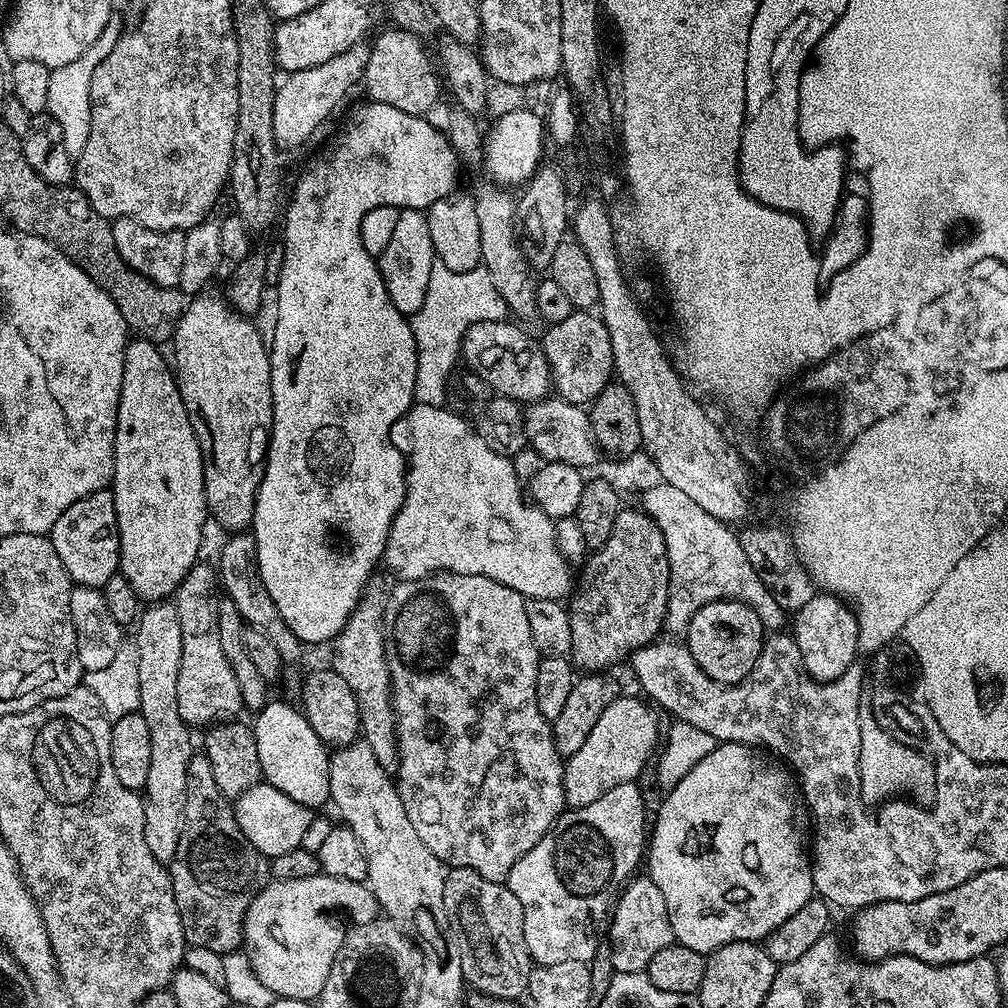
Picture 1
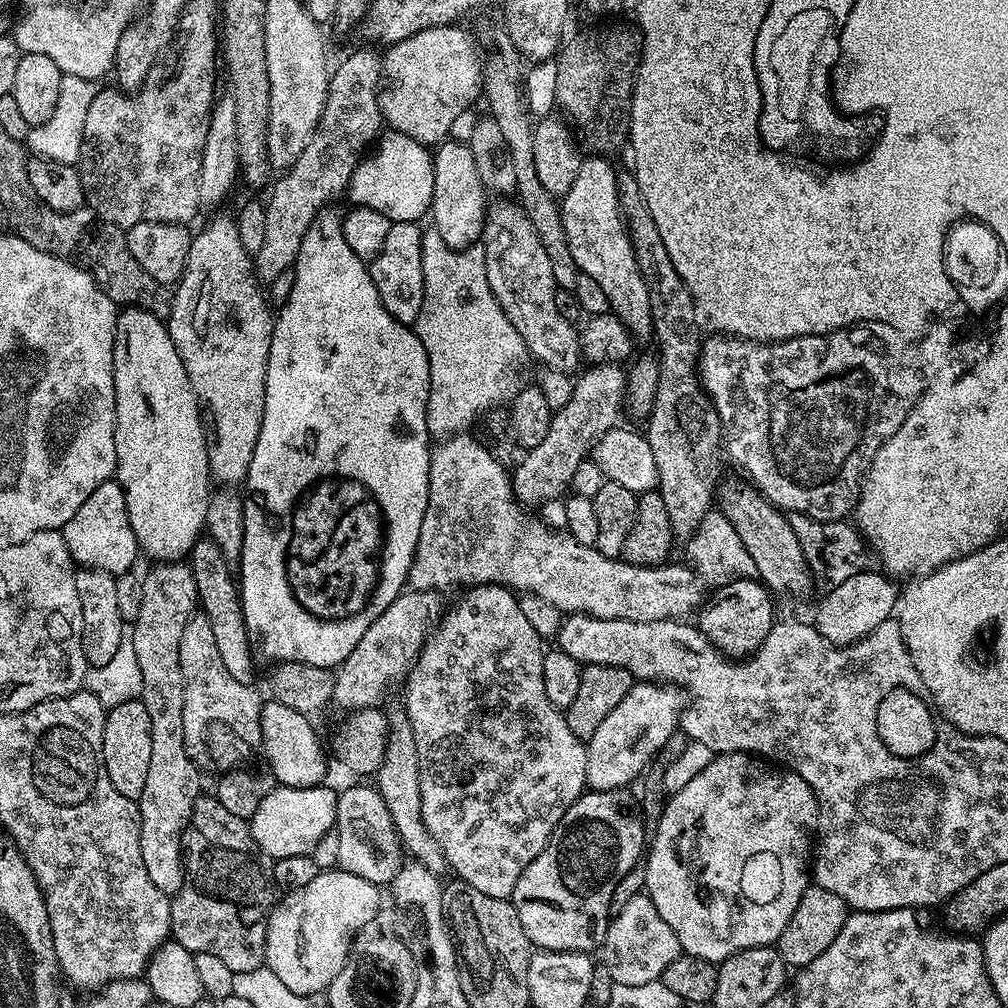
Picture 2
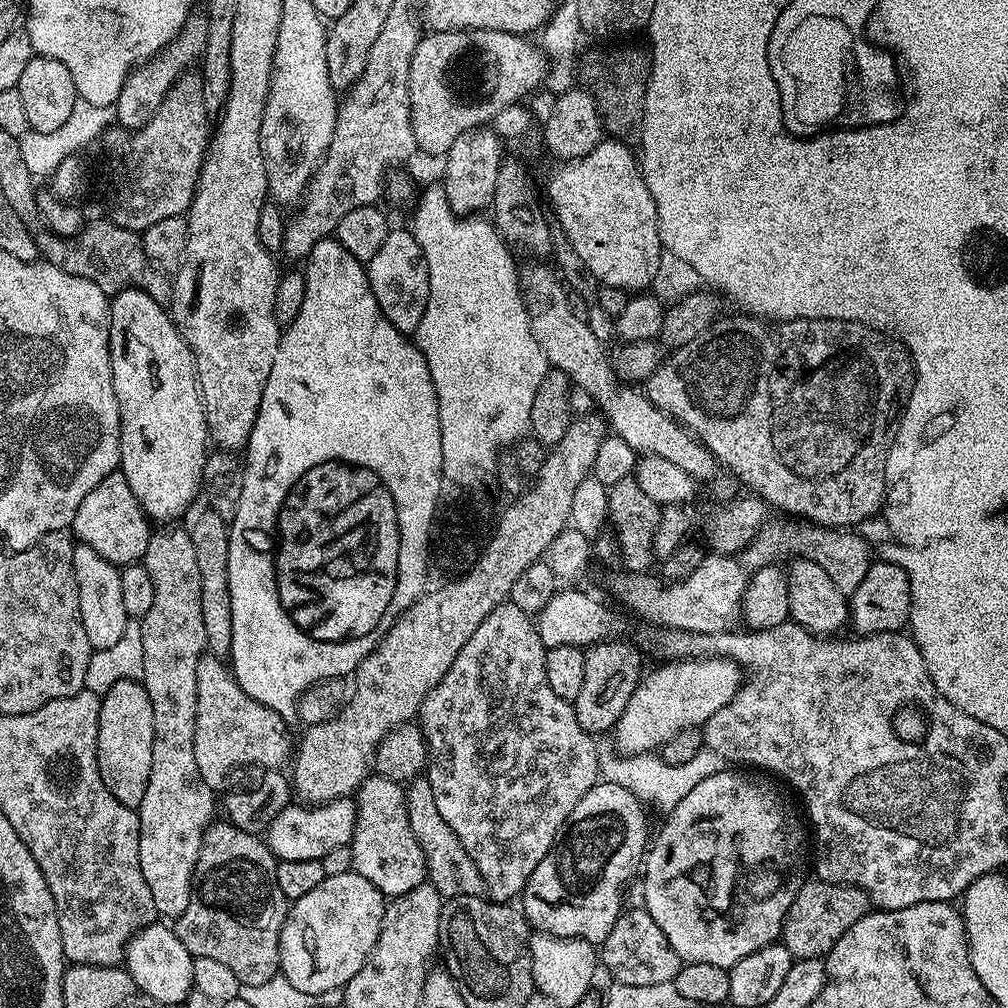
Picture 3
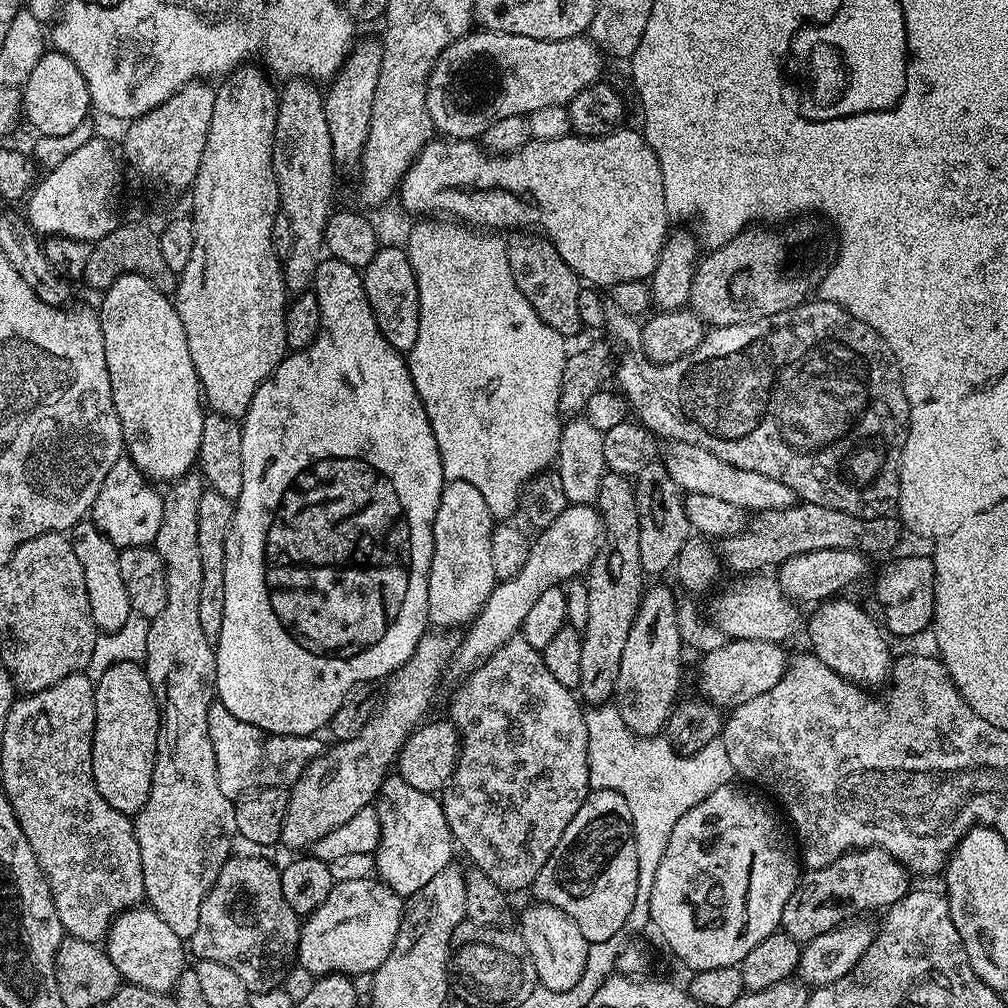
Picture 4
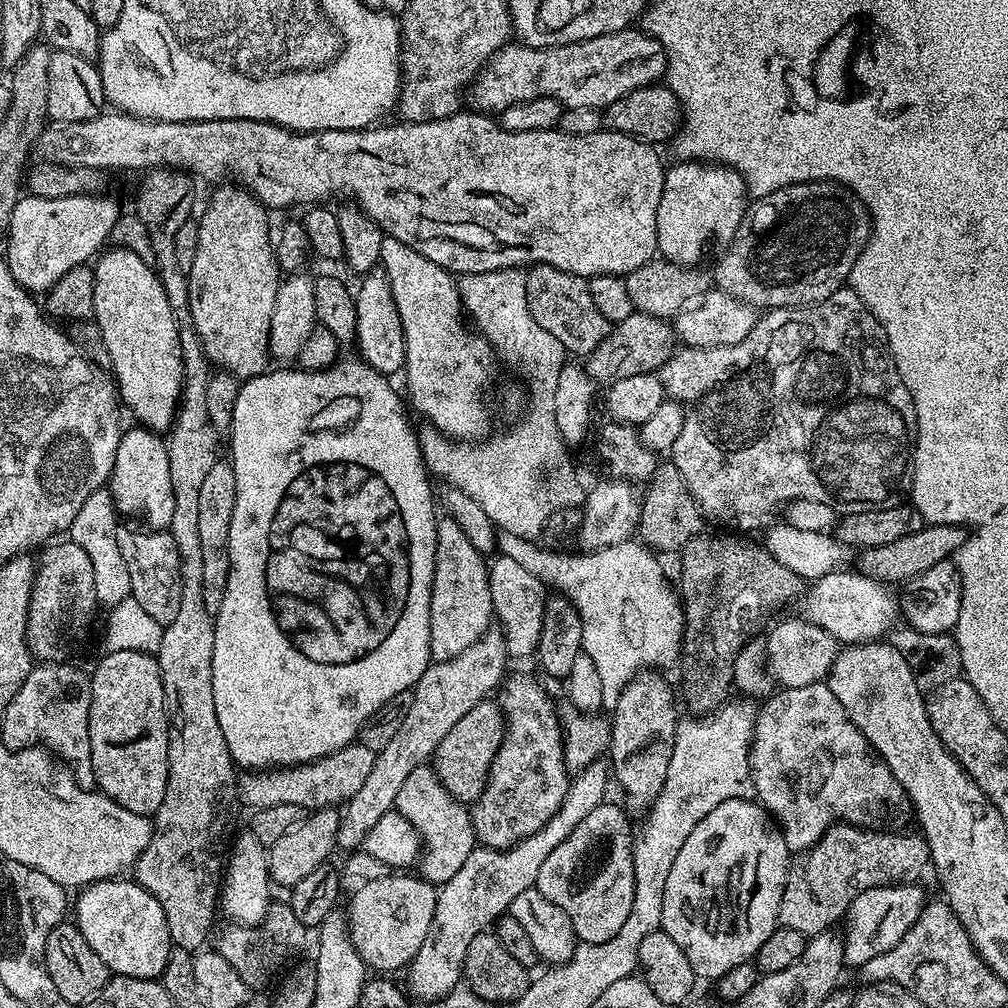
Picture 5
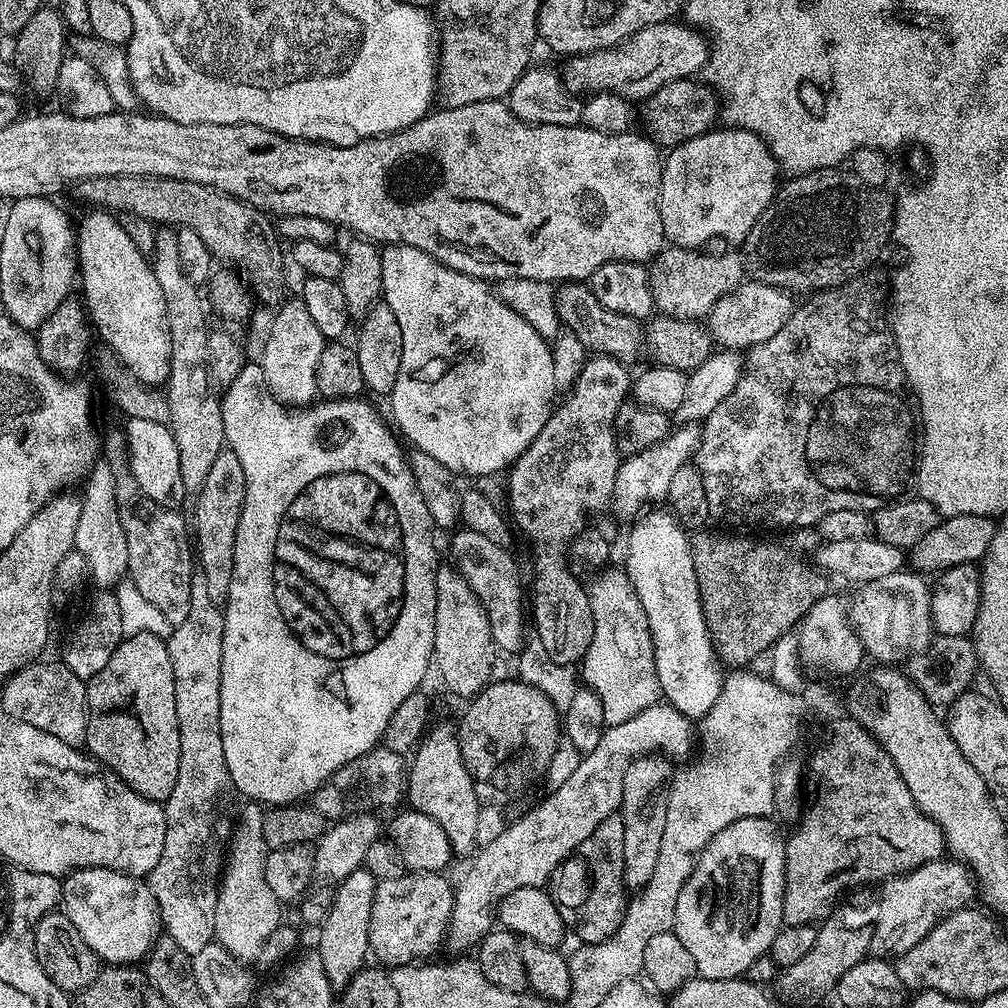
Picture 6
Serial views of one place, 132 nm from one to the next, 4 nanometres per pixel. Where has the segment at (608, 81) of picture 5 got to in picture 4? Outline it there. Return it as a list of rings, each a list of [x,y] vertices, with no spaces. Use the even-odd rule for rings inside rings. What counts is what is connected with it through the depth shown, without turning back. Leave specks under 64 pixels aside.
[[[473,30],[458,38],[432,61],[426,110],[441,137],[470,140],[483,137],[494,122],[511,116],[527,117],[542,106],[567,106],[582,90],[601,79],[601,49],[587,35],[539,40],[518,34]]]

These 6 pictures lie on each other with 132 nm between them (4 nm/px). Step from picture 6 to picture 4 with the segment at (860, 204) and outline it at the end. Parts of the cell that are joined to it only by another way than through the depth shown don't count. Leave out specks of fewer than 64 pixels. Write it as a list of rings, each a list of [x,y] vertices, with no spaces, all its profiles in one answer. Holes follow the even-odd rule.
[[[816,214],[793,219],[791,224],[792,228],[785,232],[775,232],[772,228],[764,228],[765,226],[749,226],[730,238],[730,242],[726,242],[721,248],[711,249],[707,253],[708,257],[705,260],[703,257],[696,265],[688,299],[691,311],[712,328],[721,328],[788,312],[805,303],[819,289],[822,278],[828,273],[828,267],[836,260],[838,236],[833,225]]]

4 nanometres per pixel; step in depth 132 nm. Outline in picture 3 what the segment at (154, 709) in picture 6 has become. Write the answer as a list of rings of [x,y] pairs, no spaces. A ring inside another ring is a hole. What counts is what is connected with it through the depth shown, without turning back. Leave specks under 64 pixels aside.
[[[140,680],[114,682],[110,690],[102,693],[100,713],[98,714],[98,766],[106,790],[122,802],[122,806],[139,809],[142,794],[146,794],[146,782],[150,782],[150,758],[154,758],[154,706],[150,706],[150,694],[146,694]]]

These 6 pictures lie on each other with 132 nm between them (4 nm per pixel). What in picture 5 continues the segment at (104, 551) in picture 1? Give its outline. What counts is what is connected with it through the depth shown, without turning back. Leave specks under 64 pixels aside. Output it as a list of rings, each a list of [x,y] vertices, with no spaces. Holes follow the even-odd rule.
[[[132,426],[129,432],[127,429],[121,435],[107,487],[112,493],[112,501],[121,517],[137,516],[138,519],[145,520],[148,523],[145,525],[152,530],[171,529],[174,518],[174,490],[170,486],[170,458],[167,443],[157,433],[150,432],[143,426]]]

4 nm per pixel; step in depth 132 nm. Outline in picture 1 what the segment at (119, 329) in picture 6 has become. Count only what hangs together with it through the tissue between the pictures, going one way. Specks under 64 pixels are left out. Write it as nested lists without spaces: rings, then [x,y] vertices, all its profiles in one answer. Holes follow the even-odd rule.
[[[143,338],[129,339],[124,351],[124,373],[122,374],[122,390],[118,402],[118,418],[116,419],[116,441],[114,442],[114,470],[110,491],[116,507],[118,522],[118,538],[120,539],[120,570],[119,575],[134,586],[134,594],[144,602],[164,602],[175,593],[177,586],[186,578],[186,574],[198,563],[196,556],[200,552],[200,543],[204,540],[204,520],[209,519],[208,503],[204,497],[204,459],[198,438],[194,434],[194,426],[190,426],[190,418],[186,414],[186,406],[182,402],[182,394],[176,385],[173,369],[164,361],[161,349],[150,340]]]

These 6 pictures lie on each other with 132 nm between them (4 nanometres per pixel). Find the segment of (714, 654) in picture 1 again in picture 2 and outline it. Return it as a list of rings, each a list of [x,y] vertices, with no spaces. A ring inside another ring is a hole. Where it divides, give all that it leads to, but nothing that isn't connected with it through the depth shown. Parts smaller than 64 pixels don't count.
[[[759,579],[730,580],[719,585],[720,588],[712,596],[712,601],[701,607],[698,627],[701,637],[717,652],[729,658],[747,658],[757,652],[770,634],[774,623],[772,616],[772,600],[769,589]]]

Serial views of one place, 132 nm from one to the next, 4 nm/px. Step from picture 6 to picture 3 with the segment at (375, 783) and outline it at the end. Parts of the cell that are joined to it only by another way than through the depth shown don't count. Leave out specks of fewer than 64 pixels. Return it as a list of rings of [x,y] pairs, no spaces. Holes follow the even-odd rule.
[[[205,654],[198,662],[198,688],[196,690],[196,725],[194,726],[194,758],[198,761],[198,771],[202,773],[202,778],[206,782],[206,786],[210,786],[213,790],[220,790],[220,787],[228,780],[231,772],[236,772],[239,768],[248,768],[253,764],[259,770],[280,770],[289,763],[290,757],[294,752],[294,740],[288,737],[288,728],[284,725],[285,717],[279,712],[270,710],[266,706],[262,706],[258,702],[254,702],[254,698],[250,698],[250,694],[246,694],[242,690],[242,686],[238,686],[238,682],[233,678],[229,665],[225,663],[221,657],[211,654]]]

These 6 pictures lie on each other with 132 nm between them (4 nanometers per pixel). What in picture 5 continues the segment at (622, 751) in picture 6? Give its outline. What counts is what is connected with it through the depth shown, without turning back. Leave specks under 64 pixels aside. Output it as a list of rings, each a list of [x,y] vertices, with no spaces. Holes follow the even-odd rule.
[[[593,762],[580,769],[578,775],[569,783],[568,793],[562,802],[560,812],[522,842],[513,848],[485,848],[477,846],[466,858],[466,866],[450,878],[450,882],[439,885],[434,906],[434,918],[430,930],[426,934],[426,942],[422,942],[422,950],[413,958],[406,969],[408,984],[406,988],[413,997],[443,998],[461,983],[464,970],[466,950],[470,950],[470,942],[478,934],[489,931],[501,916],[511,909],[514,898],[522,894],[522,890],[536,887],[538,870],[542,870],[542,862],[550,858],[550,853],[566,838],[570,832],[590,810],[605,803],[610,784],[610,768],[607,763]]]

